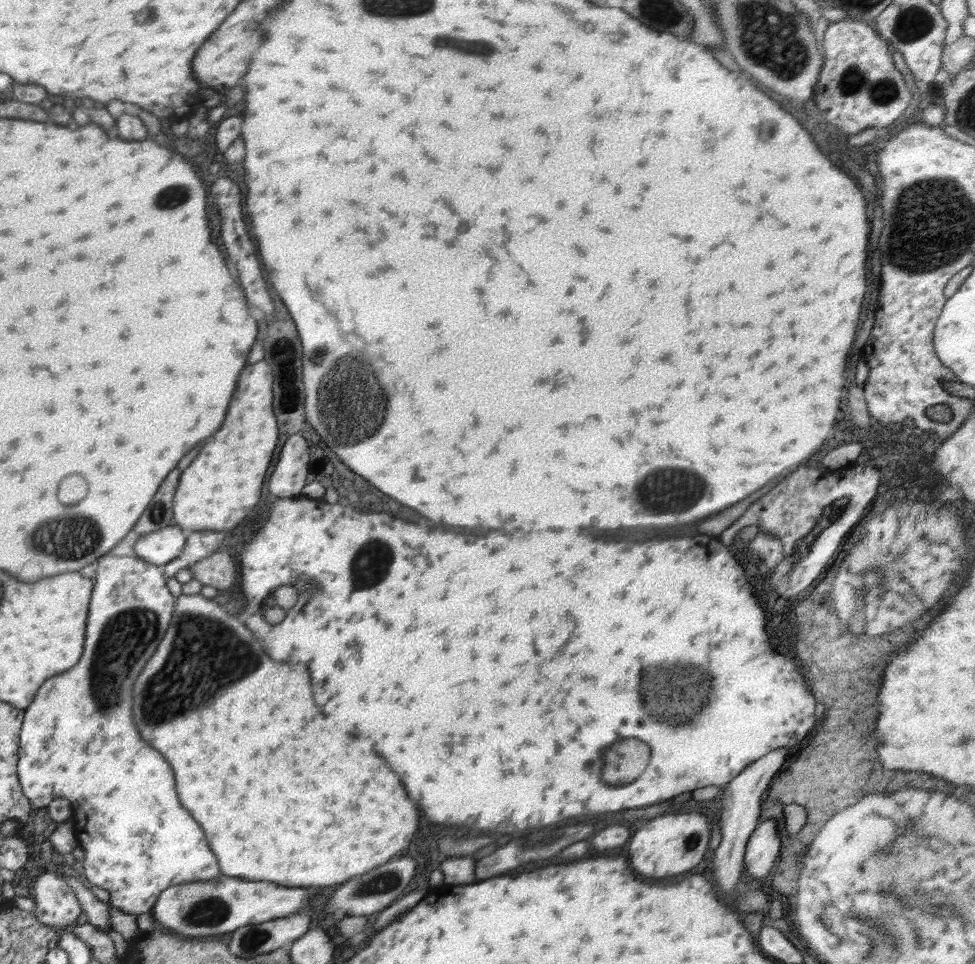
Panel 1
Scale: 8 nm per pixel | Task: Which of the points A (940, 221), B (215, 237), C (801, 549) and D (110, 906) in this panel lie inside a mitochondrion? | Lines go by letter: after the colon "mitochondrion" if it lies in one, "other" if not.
A: mitochondrion
B: other
C: mitochondrion
D: other

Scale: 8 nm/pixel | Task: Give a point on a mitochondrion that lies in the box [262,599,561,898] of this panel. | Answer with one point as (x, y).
(379, 883)

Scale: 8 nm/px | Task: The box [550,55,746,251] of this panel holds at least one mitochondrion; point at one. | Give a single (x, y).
(712, 139)

